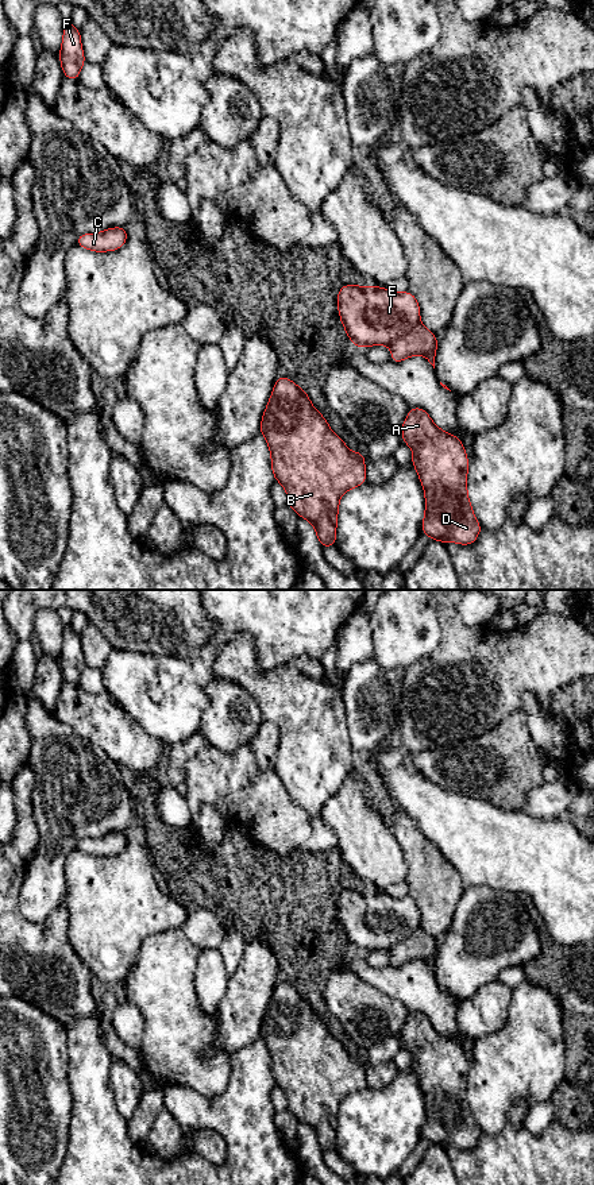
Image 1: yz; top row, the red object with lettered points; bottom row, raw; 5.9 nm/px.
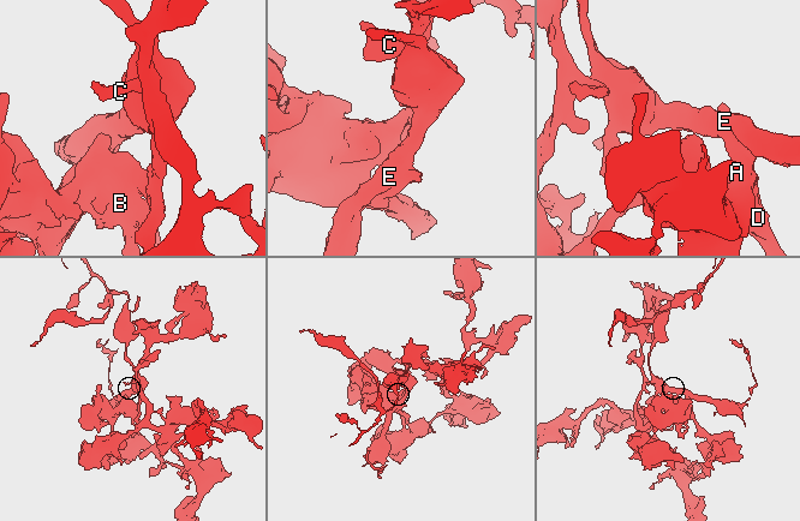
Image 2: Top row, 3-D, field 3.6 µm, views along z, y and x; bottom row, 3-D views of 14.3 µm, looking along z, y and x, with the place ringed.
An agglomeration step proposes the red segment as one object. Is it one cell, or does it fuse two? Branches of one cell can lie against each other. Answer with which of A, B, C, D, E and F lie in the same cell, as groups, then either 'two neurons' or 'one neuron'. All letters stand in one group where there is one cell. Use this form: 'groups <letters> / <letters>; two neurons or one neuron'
groups A B C D / E F; two neurons

